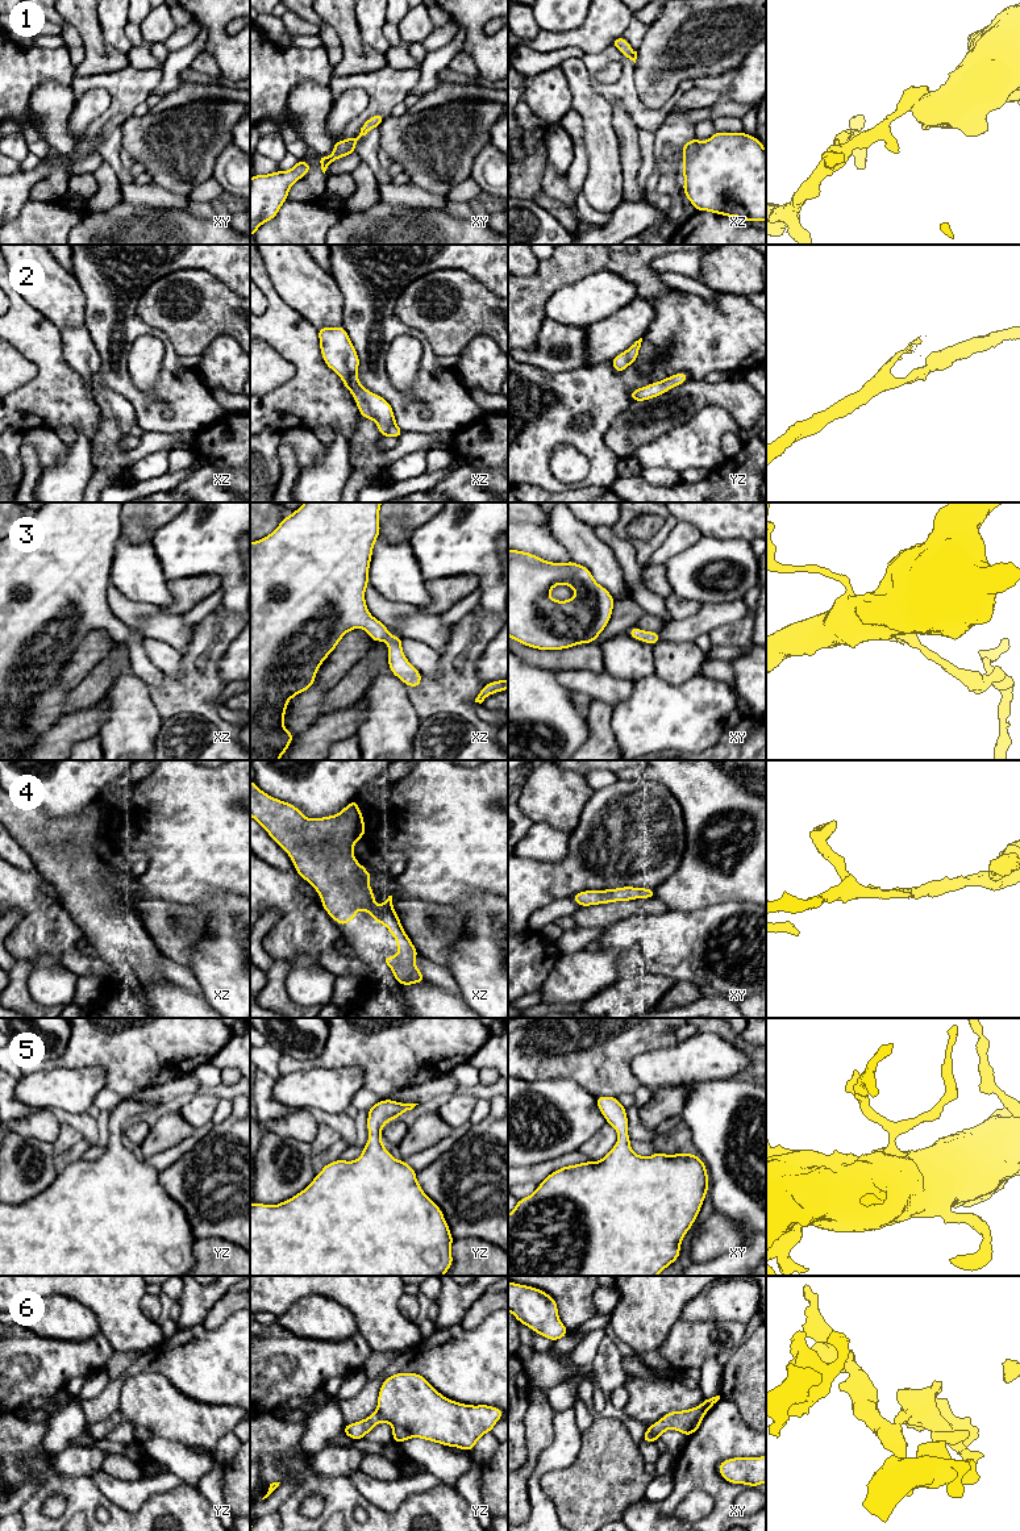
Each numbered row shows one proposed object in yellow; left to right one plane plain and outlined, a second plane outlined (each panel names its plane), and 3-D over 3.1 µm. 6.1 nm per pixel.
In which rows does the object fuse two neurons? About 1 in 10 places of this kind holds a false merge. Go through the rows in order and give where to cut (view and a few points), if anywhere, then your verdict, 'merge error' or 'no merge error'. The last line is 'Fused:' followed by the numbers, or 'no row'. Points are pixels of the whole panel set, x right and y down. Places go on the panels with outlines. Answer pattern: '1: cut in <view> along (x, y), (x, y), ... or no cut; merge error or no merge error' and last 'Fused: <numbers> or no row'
1: no cut; no merge error
2: no cut; no merge error
3: no cut; no merge error
4: no cut; no merge error
5: no cut; no merge error
6: no cut; no merge error
Fused: no row

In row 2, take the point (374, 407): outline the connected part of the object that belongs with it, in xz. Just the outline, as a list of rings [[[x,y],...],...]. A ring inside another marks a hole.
[[[317,328],[317,330],[322,359],[351,392],[359,414],[375,421],[382,437],[399,438],[404,431],[396,425],[392,406],[358,380],[359,356],[345,328]]]

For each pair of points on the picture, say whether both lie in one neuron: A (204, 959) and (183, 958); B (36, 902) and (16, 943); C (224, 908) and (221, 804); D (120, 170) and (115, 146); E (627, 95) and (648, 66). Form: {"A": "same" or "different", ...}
{"A": "different", "B": "same", "C": "different", "D": "same", "E": "different"}

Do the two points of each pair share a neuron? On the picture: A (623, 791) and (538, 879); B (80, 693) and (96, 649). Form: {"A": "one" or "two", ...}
{"A": "one", "B": "one"}

